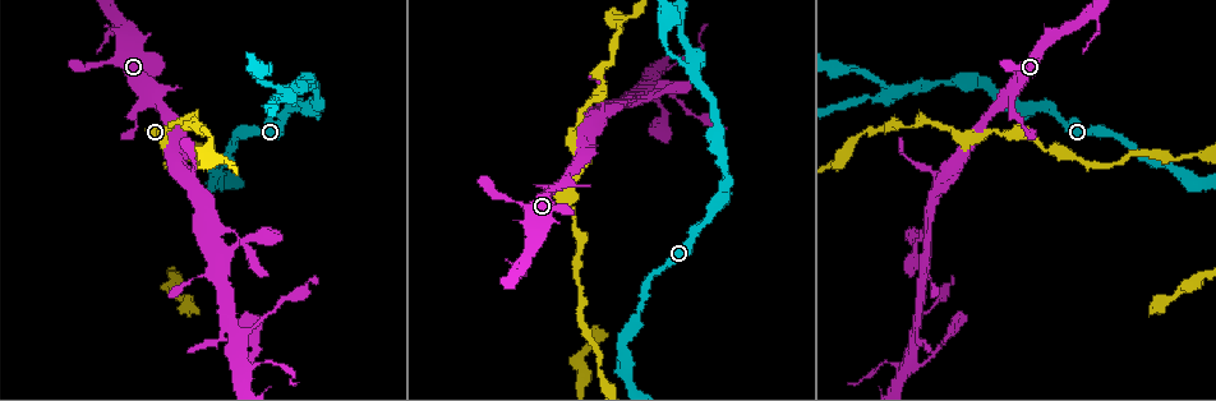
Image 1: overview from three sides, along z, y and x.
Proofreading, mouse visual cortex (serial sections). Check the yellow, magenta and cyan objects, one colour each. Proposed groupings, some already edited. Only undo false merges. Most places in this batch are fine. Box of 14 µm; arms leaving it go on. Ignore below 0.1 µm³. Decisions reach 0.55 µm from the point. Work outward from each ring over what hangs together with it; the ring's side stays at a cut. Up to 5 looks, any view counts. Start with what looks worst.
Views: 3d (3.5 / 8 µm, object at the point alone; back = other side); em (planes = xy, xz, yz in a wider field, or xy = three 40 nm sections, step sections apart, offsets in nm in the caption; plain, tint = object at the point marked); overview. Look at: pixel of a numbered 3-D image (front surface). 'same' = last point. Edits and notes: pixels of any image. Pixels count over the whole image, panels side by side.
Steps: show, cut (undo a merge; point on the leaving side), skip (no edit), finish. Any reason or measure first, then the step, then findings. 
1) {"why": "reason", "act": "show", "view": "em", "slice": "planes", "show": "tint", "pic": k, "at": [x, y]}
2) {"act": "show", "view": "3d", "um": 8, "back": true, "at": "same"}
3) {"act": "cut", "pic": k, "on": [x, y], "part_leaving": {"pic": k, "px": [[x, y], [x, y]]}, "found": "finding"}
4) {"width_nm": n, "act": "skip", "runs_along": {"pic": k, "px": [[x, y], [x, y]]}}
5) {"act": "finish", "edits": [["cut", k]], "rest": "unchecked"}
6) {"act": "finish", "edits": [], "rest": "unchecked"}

{"why": "three-way junction", "act": "show", "view": "3d", "um": 8, "pic": 1, "at": [230, 330]}

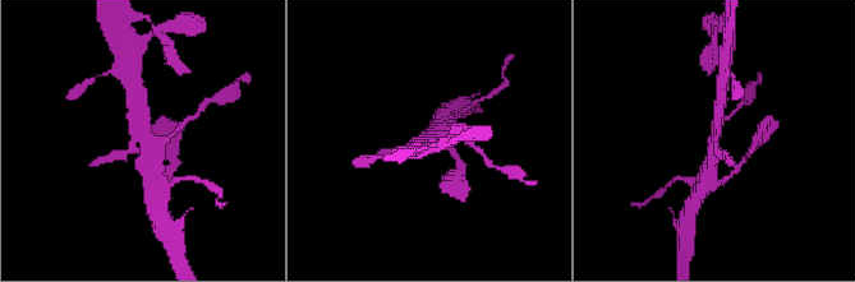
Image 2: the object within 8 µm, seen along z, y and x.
{"why": "closer look", "act": "show", "view": "3d", "um": 3.5, "pic": 2, "at": [714, 141]}

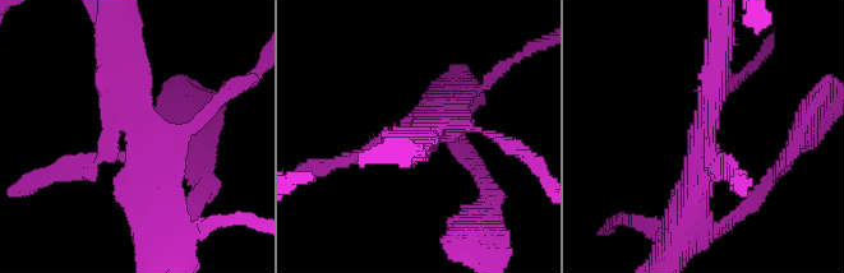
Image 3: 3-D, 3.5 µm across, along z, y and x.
{"why": "need the tissue", "act": "show", "view": "em", "slice": "xy", "step": 5, "show": "tint", "pic": 3, "at": [142, 137]}

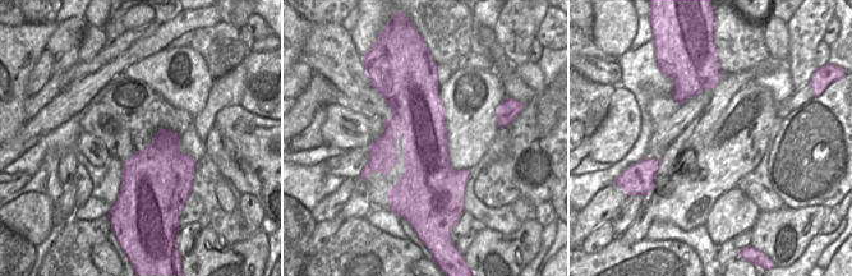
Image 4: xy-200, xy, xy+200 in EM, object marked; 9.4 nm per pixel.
{"act": "skip", "runs_along": {"pic": 3, "px": [[718, 52], [688, 217]]}, "found": "continuous, no second cell"}

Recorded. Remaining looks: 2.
{"act": "show", "view": "3d", "um": 8, "back": true, "pic": 1, "at": [919, 238]}

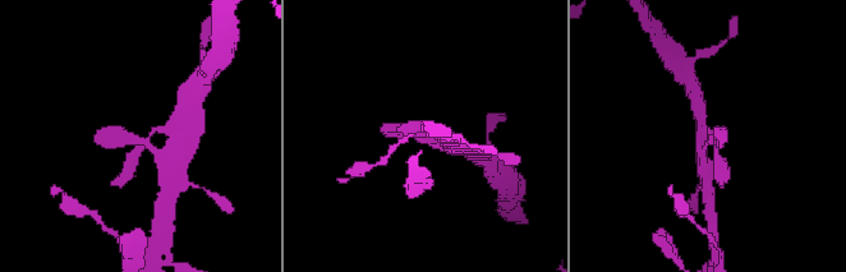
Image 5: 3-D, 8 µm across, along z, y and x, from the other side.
{"arms": 3, "arm_widths_nm": [300, 300, 350], "why": "need the tissue", "act": "show", "view": "em", "slice": "xy", "step": 1, "show": "tint", "pic": 5, "at": [710, 141]}

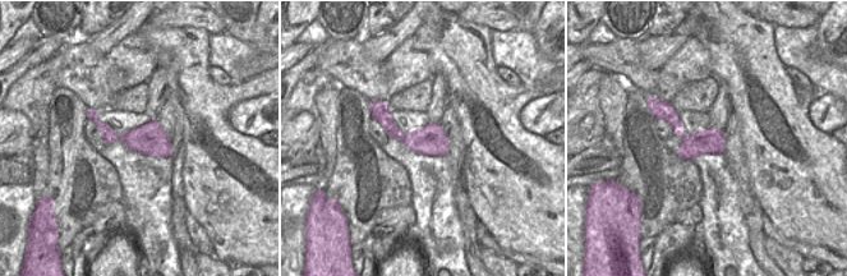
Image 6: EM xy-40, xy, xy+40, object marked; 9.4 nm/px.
{"act": "skip", "runs_along": {"pic": 5, "px": [[458, 151], [390, 129]]}, "found": "one cell here"}

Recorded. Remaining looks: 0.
{"act": "finish", "edits": [], "rest": "unchecked"}

